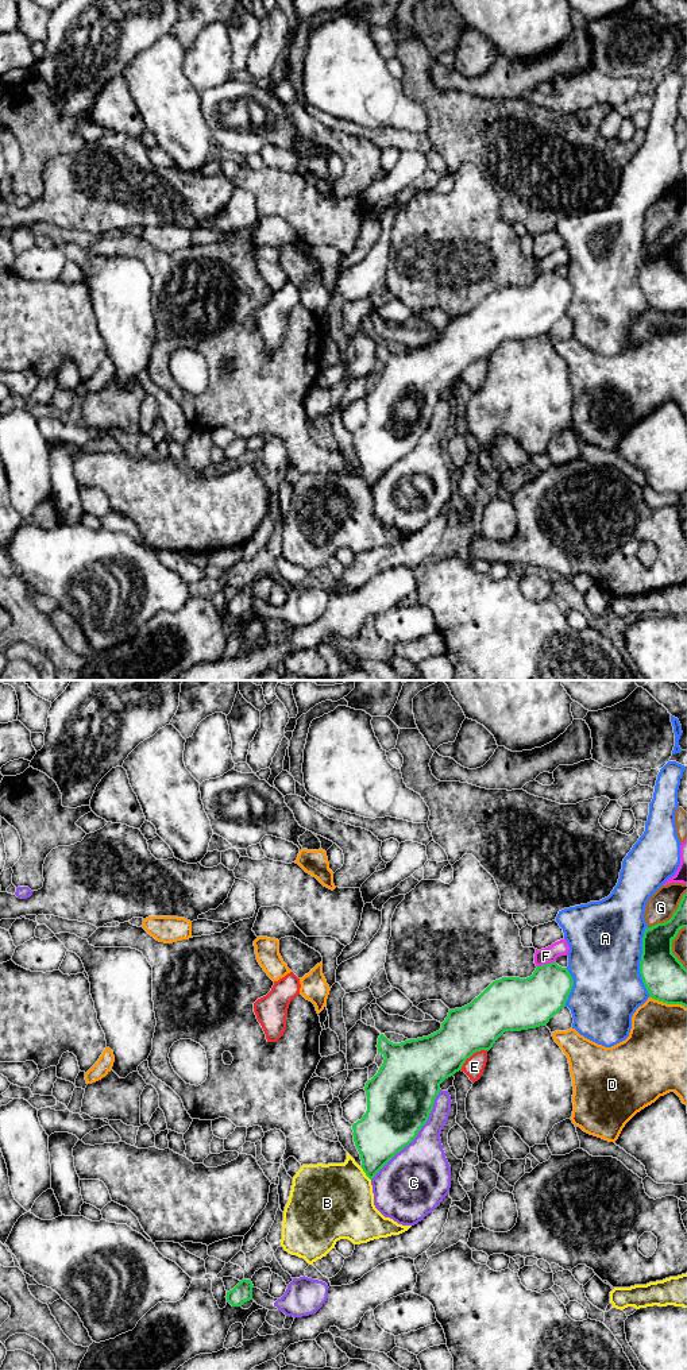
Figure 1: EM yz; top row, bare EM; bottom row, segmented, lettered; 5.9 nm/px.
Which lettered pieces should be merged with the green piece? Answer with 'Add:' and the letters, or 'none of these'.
Add: none of these

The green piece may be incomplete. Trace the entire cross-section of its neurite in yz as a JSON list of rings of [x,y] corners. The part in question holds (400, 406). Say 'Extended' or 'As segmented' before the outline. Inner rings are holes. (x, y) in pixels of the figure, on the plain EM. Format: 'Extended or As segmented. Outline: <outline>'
As segmented. Outline: [[[556,271],[537,275],[530,286],[502,286],[493,290],[470,313],[449,319],[441,337],[428,346],[390,351],[378,347],[378,362],[385,368],[378,382],[366,391],[367,420],[352,433],[355,455],[362,478],[373,489],[375,483],[405,455],[413,451],[428,431],[440,393],[459,381],[474,362],[490,359],[505,340],[521,340],[547,335],[566,316],[574,287],[567,277]]]

